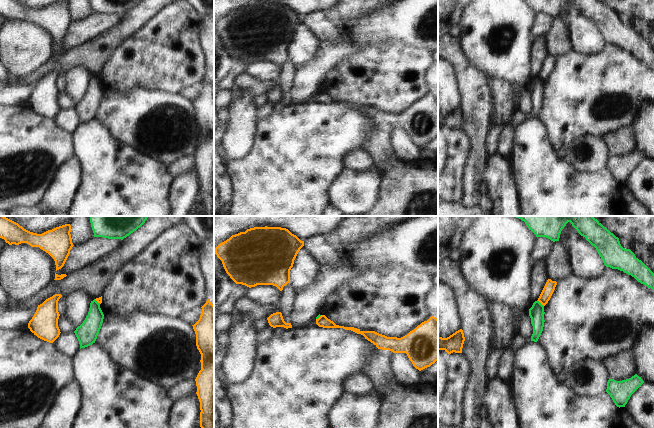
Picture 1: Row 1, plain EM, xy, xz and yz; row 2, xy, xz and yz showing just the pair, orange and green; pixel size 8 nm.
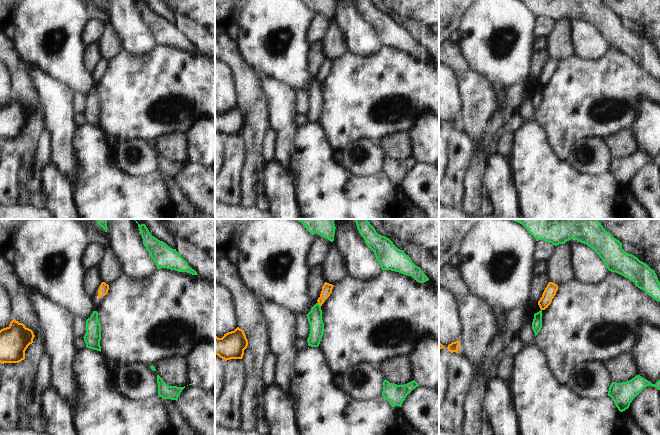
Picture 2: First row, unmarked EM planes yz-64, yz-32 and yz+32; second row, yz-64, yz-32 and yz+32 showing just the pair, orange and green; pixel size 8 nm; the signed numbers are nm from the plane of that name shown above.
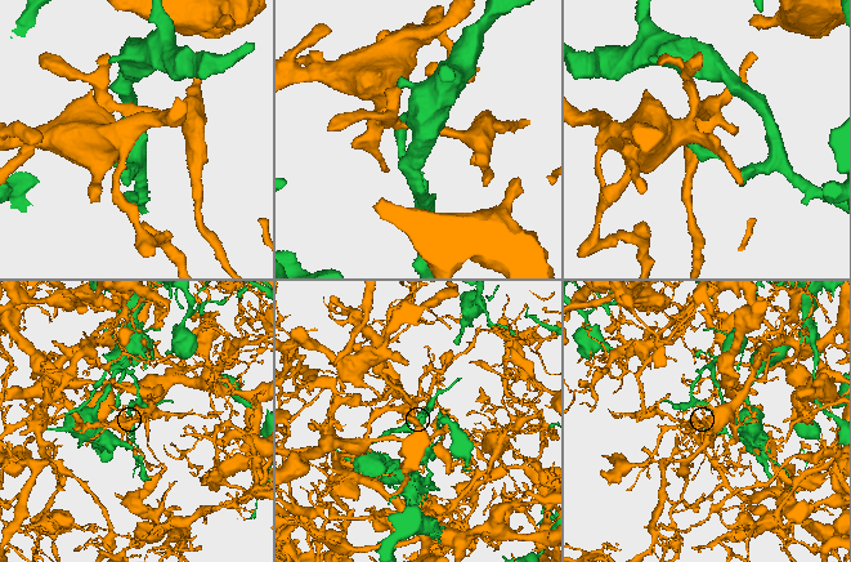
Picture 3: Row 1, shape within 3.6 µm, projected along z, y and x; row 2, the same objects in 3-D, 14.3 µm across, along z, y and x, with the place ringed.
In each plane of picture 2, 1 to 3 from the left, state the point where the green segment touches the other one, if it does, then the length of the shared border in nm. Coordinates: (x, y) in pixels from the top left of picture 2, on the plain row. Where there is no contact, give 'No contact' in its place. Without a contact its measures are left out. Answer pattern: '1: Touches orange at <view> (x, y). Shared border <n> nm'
1: No contact
2: Touches orange at yz-32 (319, 80). Shared border 40 nm
3: No contact.

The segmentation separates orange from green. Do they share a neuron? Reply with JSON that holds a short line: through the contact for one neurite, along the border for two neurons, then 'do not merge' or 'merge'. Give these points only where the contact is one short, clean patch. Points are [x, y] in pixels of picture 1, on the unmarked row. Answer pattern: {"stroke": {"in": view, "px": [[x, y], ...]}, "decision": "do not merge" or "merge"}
{"decision": "do not merge"}

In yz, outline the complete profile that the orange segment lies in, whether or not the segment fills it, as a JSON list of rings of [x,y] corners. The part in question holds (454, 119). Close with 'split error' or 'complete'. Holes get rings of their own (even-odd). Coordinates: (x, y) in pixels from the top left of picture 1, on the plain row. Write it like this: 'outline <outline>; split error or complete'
outline [[[460,105],[447,114],[438,112],[438,126],[445,126],[448,130],[462,129],[465,117],[463,106]]]; complete

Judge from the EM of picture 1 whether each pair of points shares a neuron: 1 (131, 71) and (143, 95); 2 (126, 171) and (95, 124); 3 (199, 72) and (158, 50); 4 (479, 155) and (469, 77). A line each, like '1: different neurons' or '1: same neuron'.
1: different neurons
2: same neuron
3: same neuron
4: same neuron

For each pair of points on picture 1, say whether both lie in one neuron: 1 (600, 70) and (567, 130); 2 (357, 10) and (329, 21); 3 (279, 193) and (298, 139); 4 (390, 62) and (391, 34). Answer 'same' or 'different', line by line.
1: same
2: same
3: same
4: different

